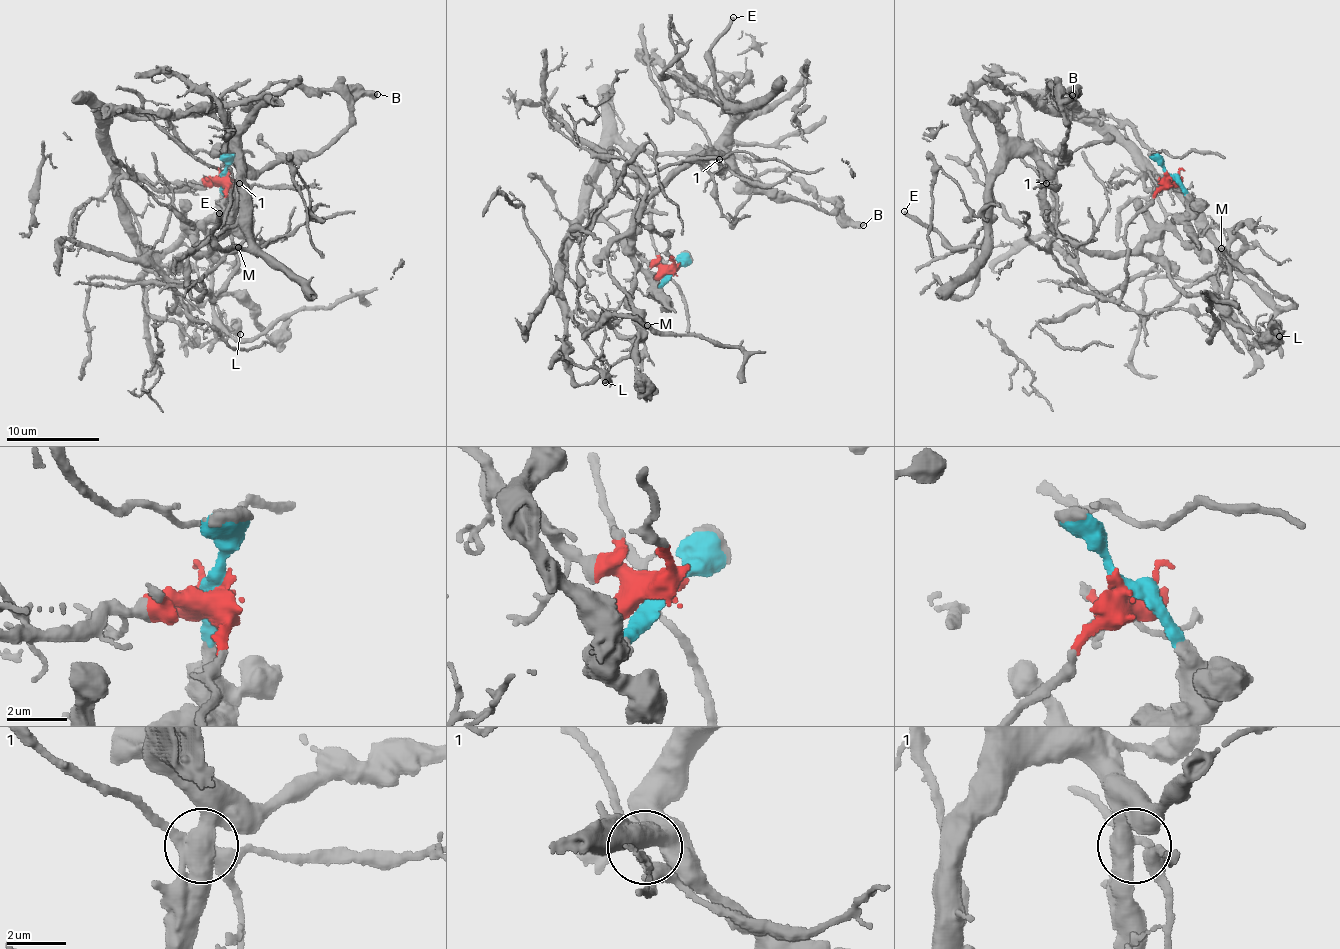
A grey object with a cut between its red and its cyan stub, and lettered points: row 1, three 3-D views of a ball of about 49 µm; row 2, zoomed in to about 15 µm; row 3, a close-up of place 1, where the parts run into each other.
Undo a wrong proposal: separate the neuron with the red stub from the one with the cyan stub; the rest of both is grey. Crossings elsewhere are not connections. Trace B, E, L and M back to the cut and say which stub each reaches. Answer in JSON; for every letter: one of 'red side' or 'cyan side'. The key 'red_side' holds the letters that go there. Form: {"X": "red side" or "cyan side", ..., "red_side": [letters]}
{"B": "cyan side", "E": "cyan side", "L": "red side", "M": "red side", "red_side": ["L", "M"]}

